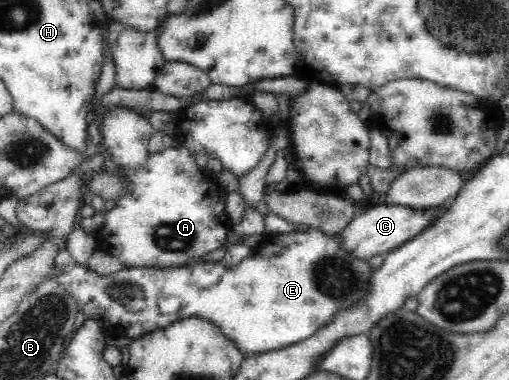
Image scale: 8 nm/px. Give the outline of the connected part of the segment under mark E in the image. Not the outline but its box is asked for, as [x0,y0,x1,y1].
[51,229,377,356]

